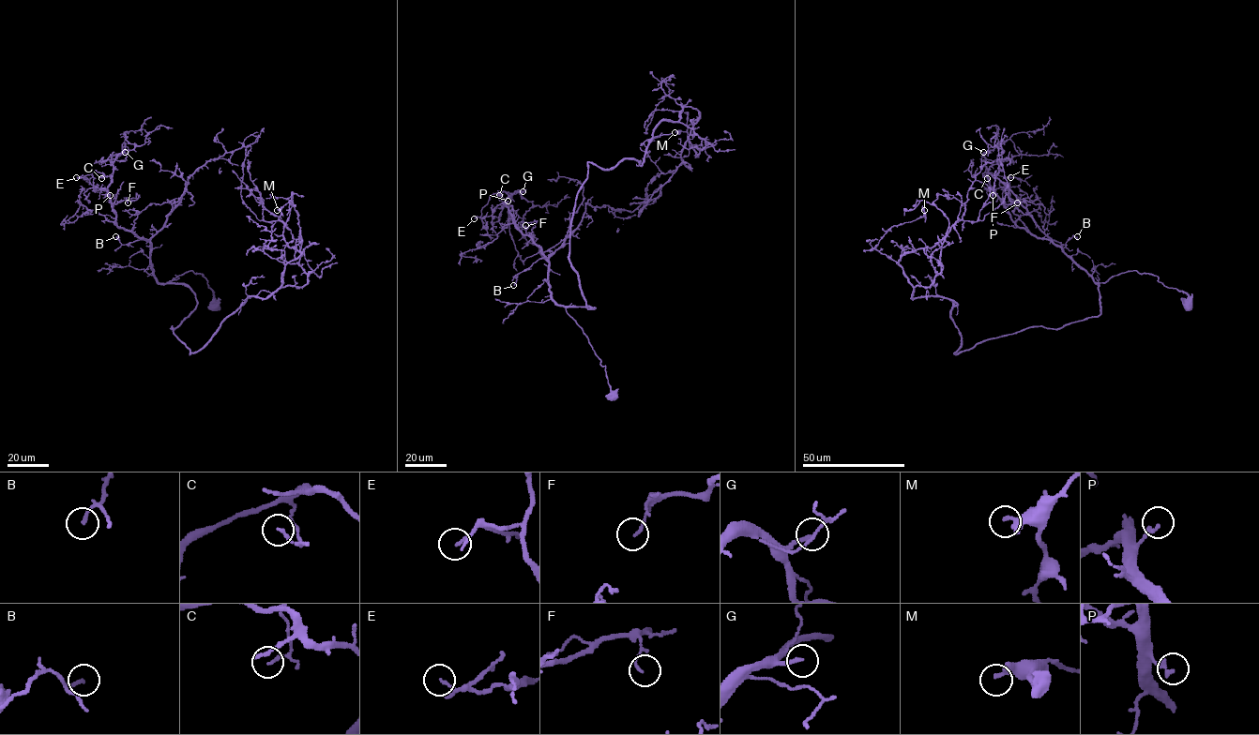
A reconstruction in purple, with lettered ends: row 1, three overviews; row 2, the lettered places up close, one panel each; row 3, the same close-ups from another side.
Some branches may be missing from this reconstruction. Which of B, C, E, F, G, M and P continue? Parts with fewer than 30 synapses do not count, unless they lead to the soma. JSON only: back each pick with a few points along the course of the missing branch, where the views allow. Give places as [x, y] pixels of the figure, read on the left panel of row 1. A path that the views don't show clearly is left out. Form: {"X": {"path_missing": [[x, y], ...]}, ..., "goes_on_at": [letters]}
{"goes_on_at": ["G"]}

